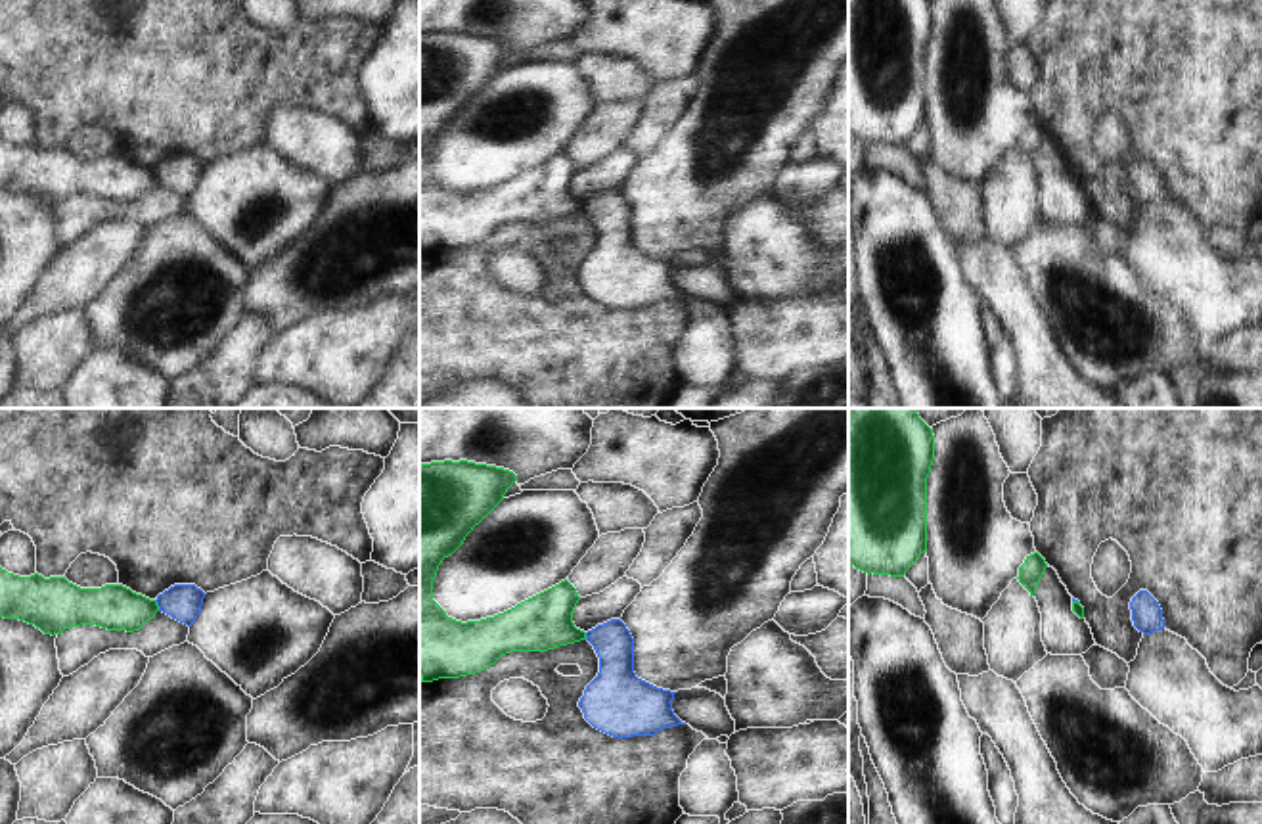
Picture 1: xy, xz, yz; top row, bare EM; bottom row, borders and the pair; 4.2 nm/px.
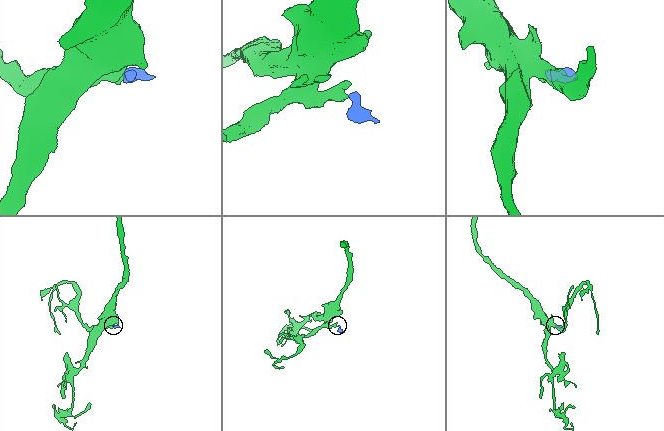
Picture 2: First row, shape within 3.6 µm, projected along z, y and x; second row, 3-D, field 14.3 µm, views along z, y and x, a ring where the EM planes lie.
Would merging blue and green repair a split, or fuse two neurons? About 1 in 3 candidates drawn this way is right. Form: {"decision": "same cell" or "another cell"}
{"decision": "another cell"}

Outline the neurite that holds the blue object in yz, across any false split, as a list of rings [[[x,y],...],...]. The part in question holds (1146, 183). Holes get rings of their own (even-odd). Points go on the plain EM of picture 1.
[[[1139,161],[1132,169],[1130,180],[1132,180],[1134,197],[1139,203],[1151,205],[1155,201],[1164,199],[1162,180],[1159,172],[1147,161]]]

